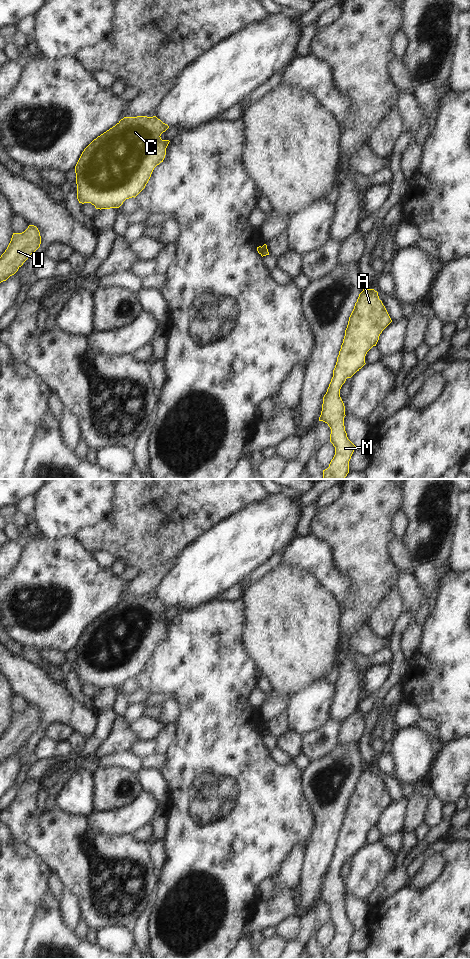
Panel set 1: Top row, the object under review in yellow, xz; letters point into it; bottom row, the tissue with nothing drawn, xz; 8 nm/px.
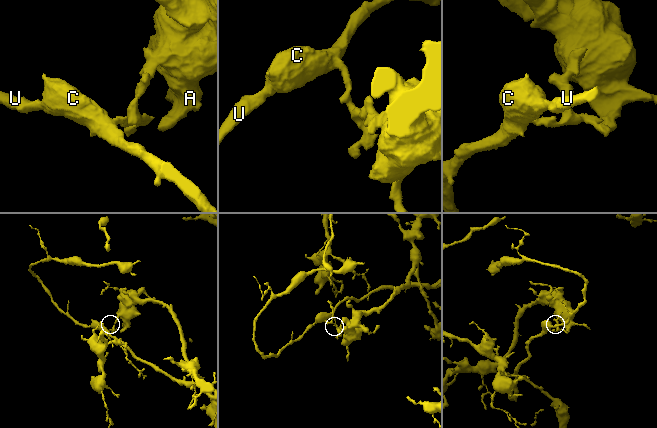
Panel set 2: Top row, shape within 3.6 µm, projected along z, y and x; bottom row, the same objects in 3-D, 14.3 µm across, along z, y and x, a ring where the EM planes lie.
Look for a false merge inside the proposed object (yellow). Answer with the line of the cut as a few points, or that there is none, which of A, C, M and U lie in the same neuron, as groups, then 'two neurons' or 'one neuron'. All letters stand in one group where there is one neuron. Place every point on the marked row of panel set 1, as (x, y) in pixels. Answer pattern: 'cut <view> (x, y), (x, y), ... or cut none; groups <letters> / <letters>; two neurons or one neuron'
cut xz (262, 247), (260, 253); groups A M / C U; two neurons

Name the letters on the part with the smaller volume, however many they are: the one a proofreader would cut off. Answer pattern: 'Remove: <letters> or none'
Remove: C, U

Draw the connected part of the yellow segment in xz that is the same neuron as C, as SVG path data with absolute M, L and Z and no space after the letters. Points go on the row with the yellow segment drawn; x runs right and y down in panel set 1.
M156 116L124 117L94 139L75 166L79 203L91 203L101 210L119 208L126 199L135 198L145 188L154 168L165 158L170 141L160 136L168 128Z

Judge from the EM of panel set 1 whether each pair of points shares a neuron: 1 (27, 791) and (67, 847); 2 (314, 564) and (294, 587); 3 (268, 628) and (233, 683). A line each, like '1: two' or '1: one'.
1: one
2: two
3: two

